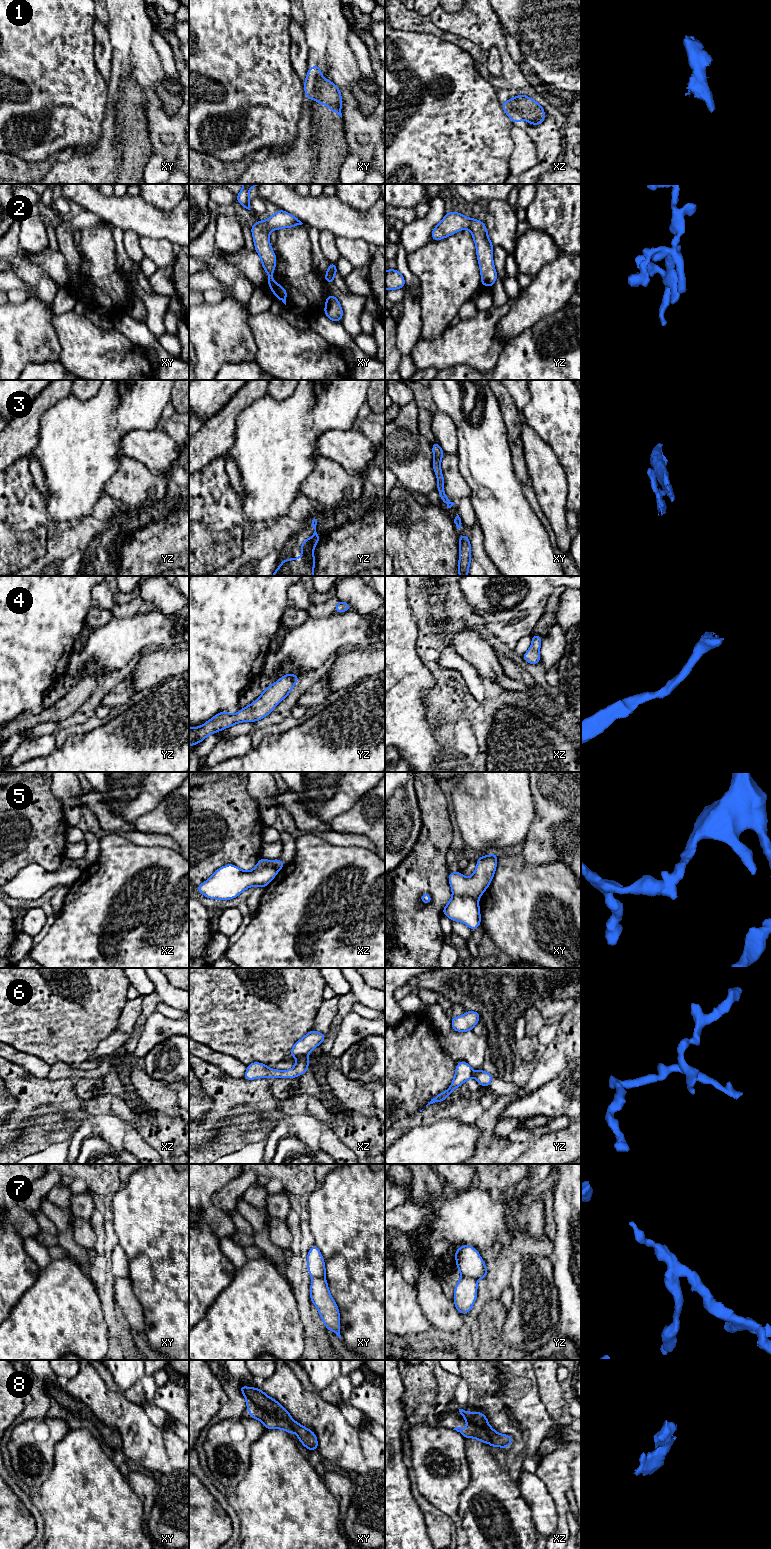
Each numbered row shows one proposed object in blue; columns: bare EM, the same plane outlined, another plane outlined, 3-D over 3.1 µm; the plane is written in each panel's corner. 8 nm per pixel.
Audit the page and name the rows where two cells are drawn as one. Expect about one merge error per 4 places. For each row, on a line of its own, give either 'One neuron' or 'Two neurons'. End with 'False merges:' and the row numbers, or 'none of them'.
1: One neuron
2: One neuron
3: One neuron
4: One neuron
5: Two neurons
6: Two neurons
7: Two neurons
8: One neuron
False merges: 5, 6, 7

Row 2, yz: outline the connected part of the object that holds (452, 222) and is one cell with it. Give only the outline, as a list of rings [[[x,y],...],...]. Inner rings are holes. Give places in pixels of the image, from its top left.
[[[446,212],[442,221],[432,230],[431,238],[439,241],[463,229],[471,231],[476,245],[476,254],[481,272],[481,285],[492,288],[498,275],[493,263],[493,243],[489,240],[484,222],[474,218],[467,218],[459,212]]]

